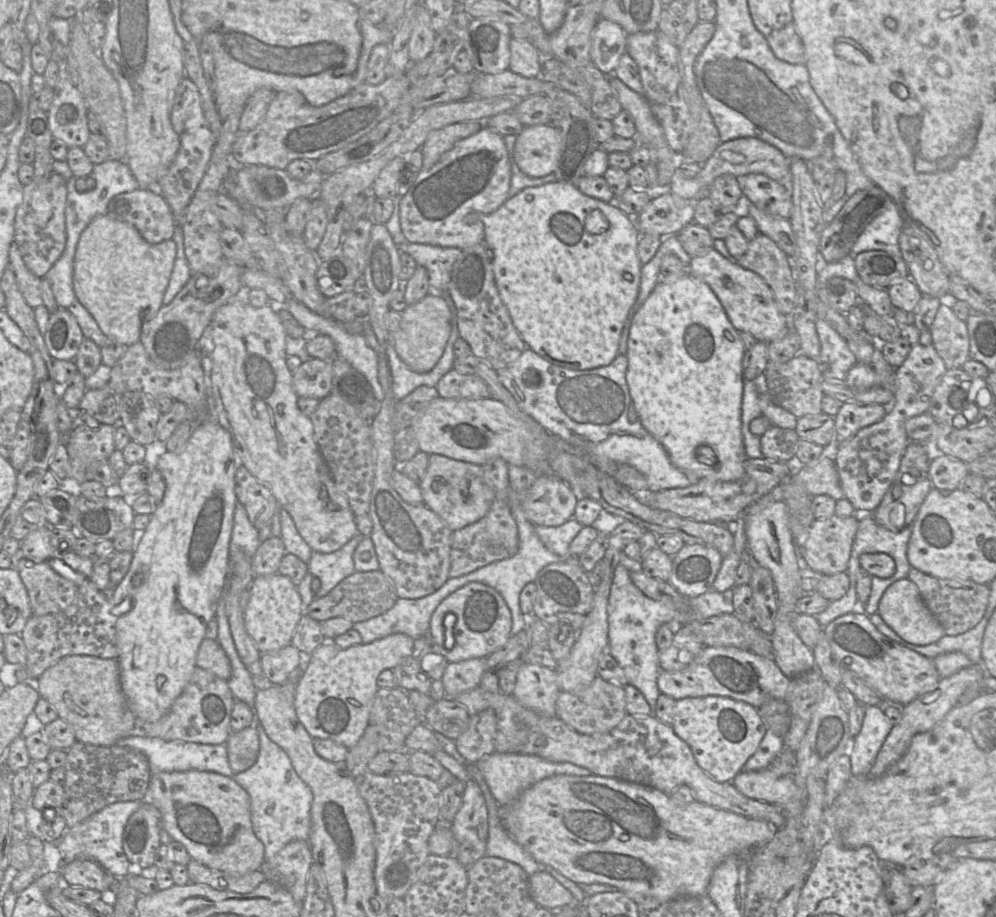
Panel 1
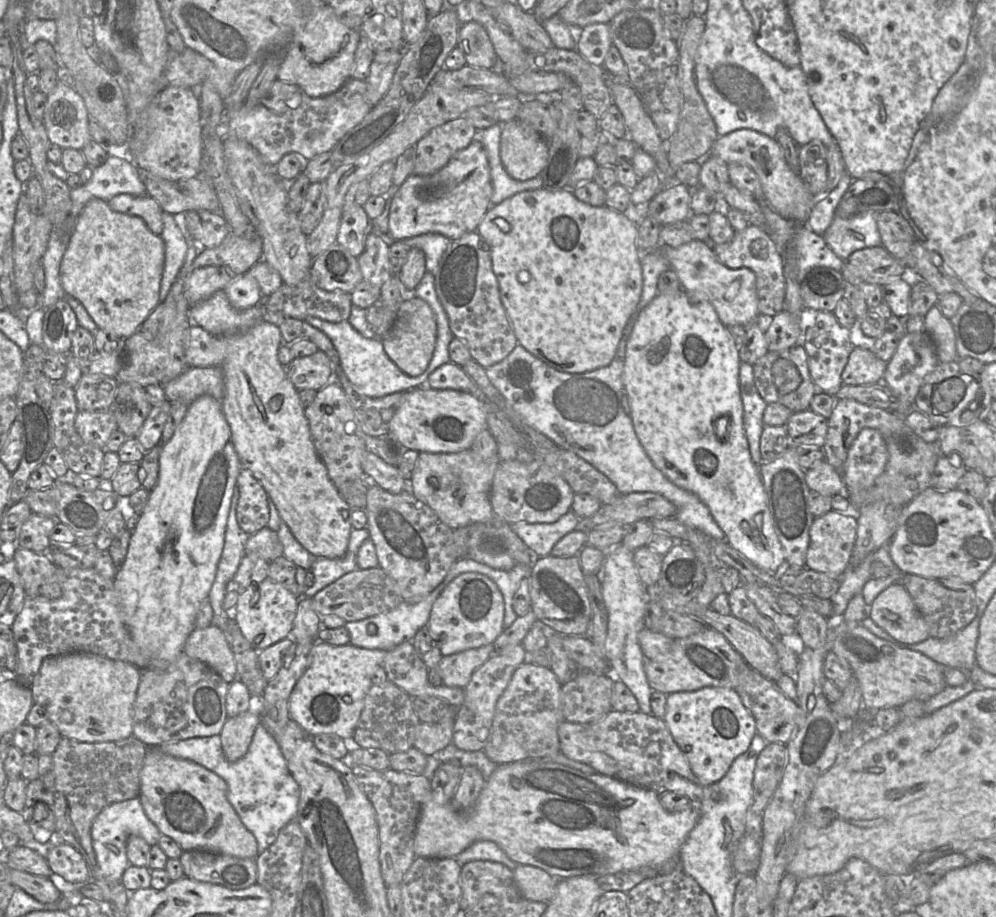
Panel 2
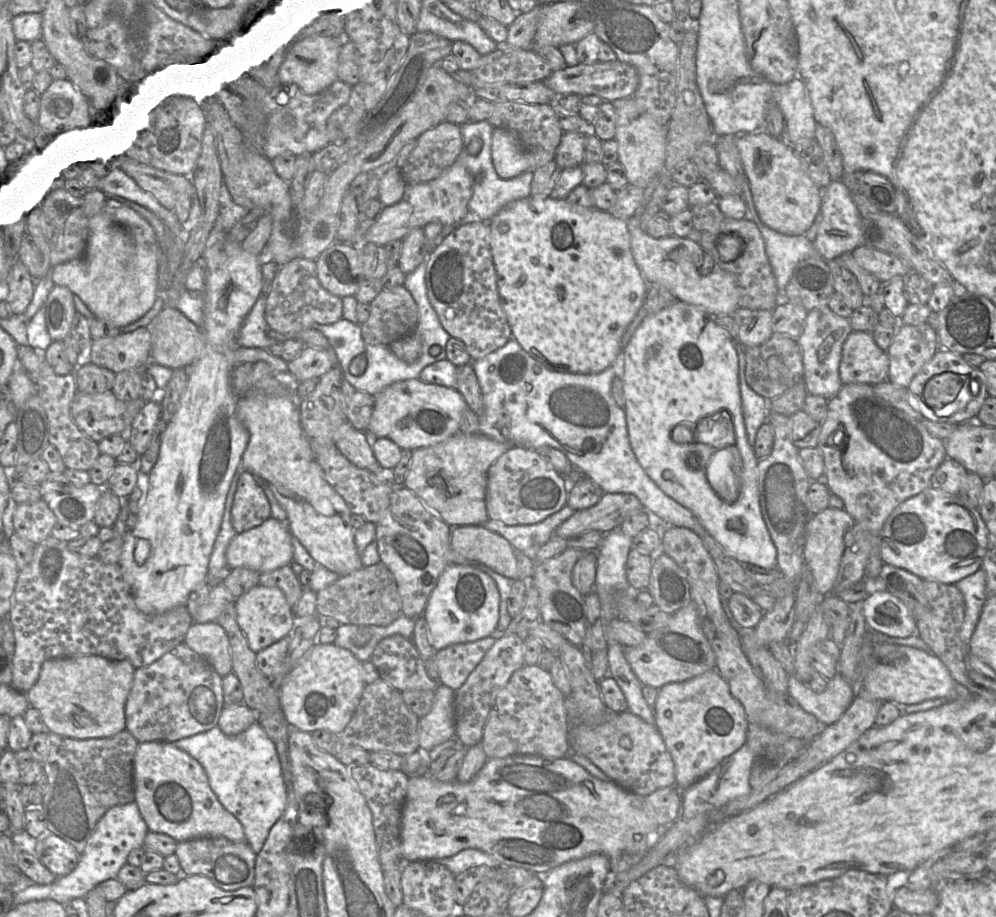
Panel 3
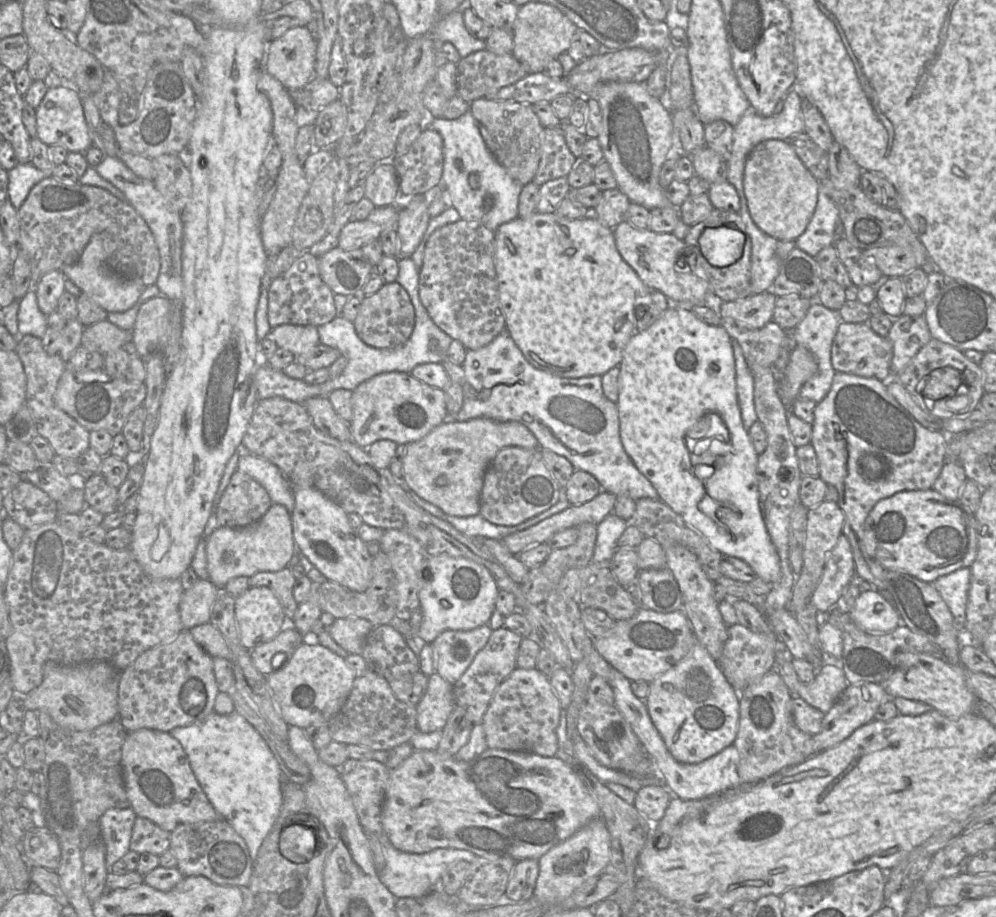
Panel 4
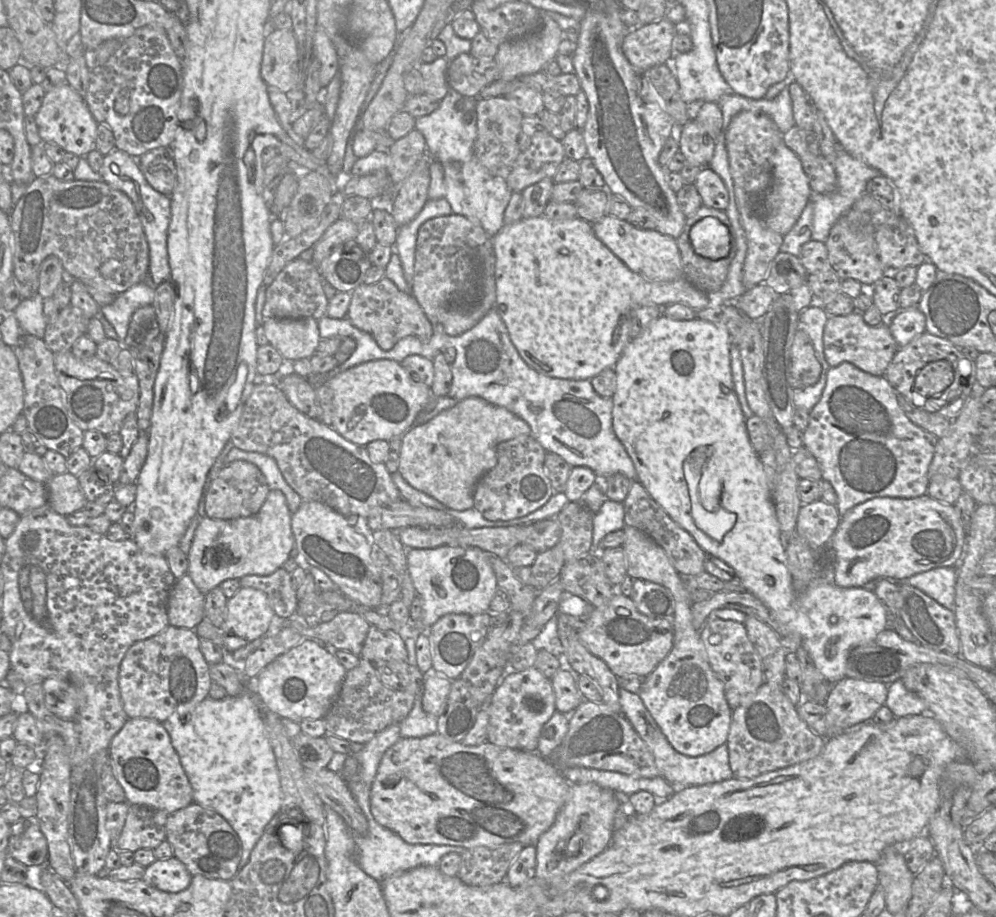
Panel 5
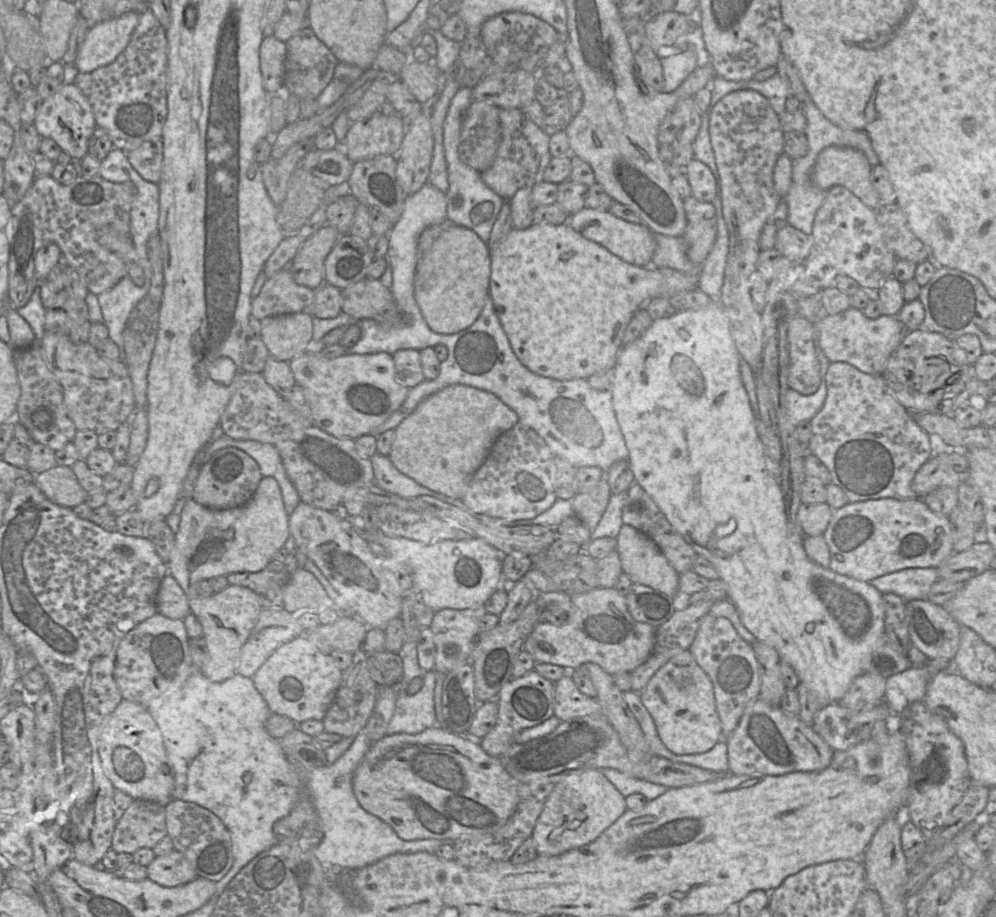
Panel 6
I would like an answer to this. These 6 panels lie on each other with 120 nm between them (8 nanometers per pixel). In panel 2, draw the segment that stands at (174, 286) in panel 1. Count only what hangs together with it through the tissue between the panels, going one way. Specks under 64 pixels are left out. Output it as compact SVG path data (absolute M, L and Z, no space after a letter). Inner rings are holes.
M163 212L163 231L160 236L165 246L165 259L160 283L159 304L165 300L185 262L188 243L181 230L182 216L183 214L172 215Z

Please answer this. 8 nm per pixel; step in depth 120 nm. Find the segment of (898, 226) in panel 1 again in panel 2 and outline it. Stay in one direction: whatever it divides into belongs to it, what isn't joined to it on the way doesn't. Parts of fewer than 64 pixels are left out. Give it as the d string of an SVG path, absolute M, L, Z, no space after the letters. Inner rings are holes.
M861 212L850 218L834 216L823 235L826 243L843 260L859 249L882 245L877 213Z

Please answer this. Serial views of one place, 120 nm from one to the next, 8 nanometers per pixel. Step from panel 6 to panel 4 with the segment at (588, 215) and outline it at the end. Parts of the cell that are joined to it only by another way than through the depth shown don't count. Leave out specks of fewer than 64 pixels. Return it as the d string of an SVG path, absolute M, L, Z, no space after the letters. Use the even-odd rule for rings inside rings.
M626 220L613 228L613 233L618 252L647 287L662 292L673 302L672 305L678 305L690 310L693 306L704 306L706 295L710 292L709 284L705 279L695 275L688 266L687 246L683 240L678 239L672 233L657 233L649 229L635 228Z

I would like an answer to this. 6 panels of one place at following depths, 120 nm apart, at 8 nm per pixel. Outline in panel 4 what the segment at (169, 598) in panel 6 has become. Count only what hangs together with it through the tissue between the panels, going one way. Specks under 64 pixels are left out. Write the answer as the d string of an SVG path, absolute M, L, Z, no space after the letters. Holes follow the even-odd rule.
M198 578L189 589L184 590L179 603L179 613L184 629L210 622L211 609L216 598L217 586L209 579Z

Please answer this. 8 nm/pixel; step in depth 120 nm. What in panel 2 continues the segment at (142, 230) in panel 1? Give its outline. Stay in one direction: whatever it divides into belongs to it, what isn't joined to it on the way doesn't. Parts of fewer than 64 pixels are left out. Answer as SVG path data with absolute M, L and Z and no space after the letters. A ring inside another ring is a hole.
M117 194L107 201L107 204L113 211L141 218L152 233L157 235L162 233L164 211L150 195Z

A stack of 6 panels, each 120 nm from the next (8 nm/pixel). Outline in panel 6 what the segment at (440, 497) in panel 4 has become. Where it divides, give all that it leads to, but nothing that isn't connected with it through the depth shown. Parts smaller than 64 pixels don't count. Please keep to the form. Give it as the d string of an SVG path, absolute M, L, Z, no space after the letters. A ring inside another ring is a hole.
M463 384L447 386L423 399L415 410L395 428L389 458L394 466L407 477L425 488L462 500L475 473L487 459L499 436L520 421L516 412L497 396Z

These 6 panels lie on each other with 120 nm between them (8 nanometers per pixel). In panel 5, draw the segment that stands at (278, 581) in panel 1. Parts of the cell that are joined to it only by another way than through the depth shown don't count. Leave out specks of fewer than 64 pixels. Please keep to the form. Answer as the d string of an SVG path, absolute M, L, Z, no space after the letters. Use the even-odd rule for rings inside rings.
M241 587L234 596L228 598L226 618L221 626L224 647L233 652L251 641L268 635L270 630L283 627L287 619L277 618L267 594L253 587Z

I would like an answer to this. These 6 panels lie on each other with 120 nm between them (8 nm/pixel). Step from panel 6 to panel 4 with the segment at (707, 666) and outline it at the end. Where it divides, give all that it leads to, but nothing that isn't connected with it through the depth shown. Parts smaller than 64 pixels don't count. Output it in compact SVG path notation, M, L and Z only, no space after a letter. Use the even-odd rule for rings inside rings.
M738 623L728 626L728 638L722 655L716 662L735 691L740 693L740 691L758 681L769 670L775 668L778 640L773 630L766 633L756 633Z

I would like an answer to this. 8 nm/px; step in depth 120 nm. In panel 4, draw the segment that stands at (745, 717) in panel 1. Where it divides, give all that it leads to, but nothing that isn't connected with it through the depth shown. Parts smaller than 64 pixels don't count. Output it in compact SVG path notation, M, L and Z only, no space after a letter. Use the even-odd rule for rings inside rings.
M696 637L683 659L649 682L649 688L649 694L645 700L649 717L676 761L697 764L733 745L739 723L739 692L728 683L718 663Z

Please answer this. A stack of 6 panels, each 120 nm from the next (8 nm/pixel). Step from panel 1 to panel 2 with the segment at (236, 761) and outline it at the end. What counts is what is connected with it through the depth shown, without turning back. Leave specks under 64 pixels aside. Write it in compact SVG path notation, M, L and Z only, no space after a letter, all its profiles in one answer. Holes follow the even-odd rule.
M252 710L226 719L220 737L228 761L235 762L246 754L259 723L260 715Z

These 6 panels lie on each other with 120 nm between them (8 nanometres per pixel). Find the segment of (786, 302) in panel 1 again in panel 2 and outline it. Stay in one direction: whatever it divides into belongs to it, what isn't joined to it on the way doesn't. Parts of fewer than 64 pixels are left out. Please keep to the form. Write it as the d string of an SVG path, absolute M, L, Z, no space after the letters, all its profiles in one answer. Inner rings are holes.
M748 224L745 229L735 231L731 241L716 243L712 248L718 259L727 267L748 267L755 273L758 308L761 316L775 316L784 310L786 295L784 257L766 228Z

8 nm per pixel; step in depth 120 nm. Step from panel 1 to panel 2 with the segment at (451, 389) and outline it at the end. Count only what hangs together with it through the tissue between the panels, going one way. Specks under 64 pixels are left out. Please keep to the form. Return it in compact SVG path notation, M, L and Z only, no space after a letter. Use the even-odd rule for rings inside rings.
M451 361L435 369L428 376L426 384L433 389L458 390L481 397L476 383L463 371L462 367Z

